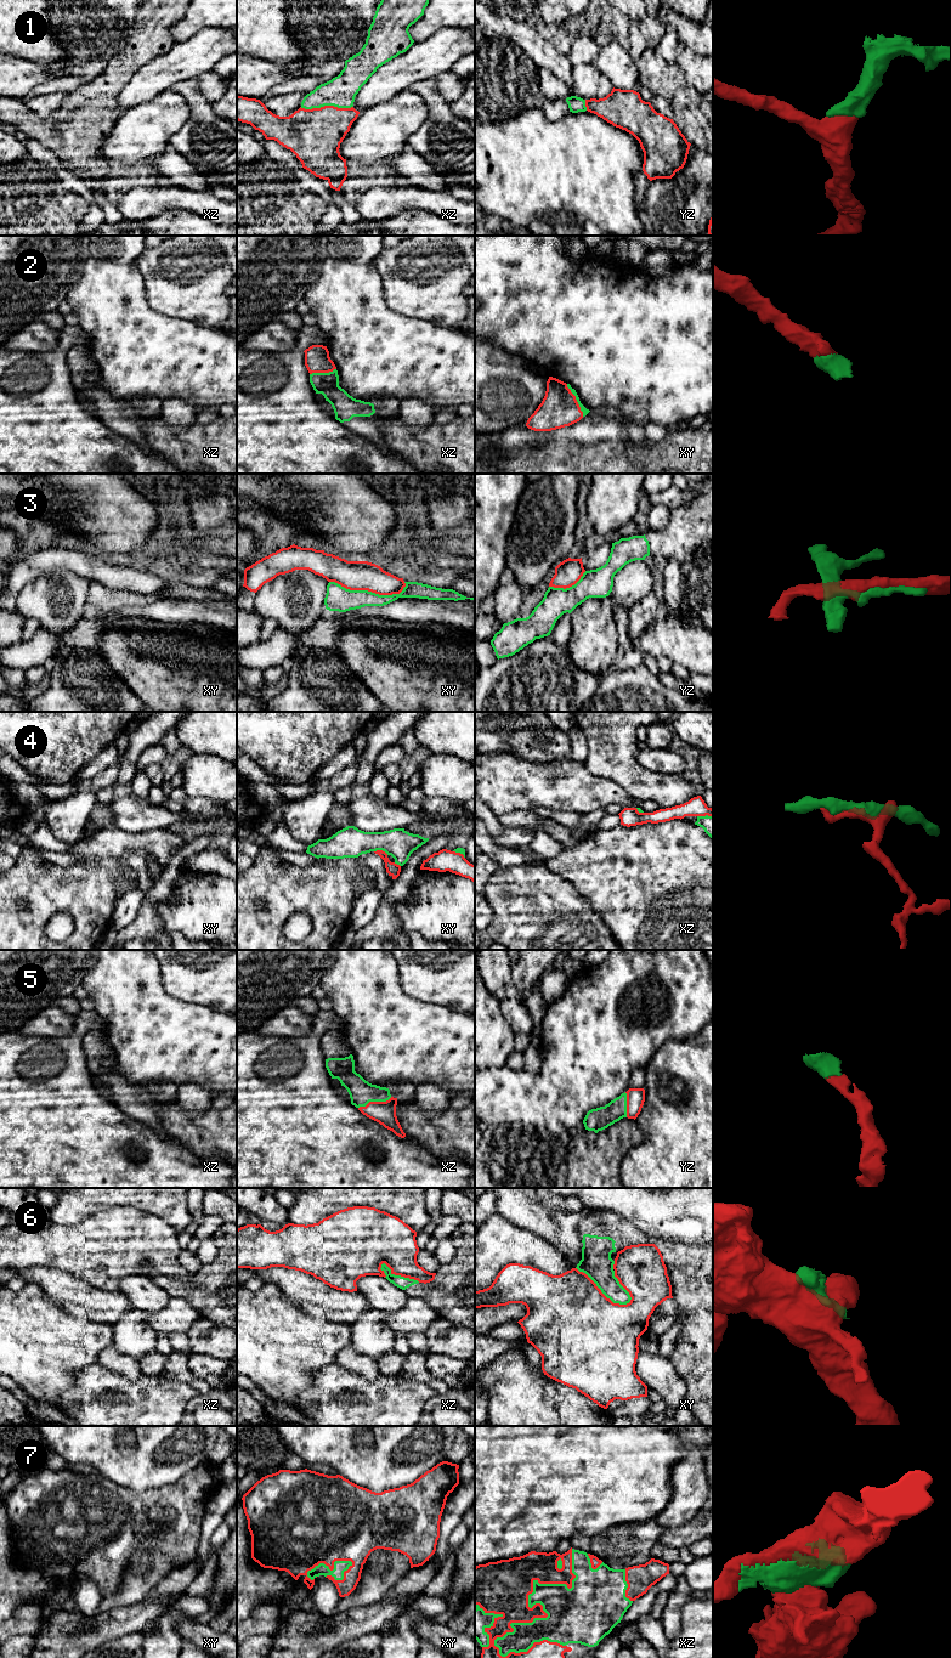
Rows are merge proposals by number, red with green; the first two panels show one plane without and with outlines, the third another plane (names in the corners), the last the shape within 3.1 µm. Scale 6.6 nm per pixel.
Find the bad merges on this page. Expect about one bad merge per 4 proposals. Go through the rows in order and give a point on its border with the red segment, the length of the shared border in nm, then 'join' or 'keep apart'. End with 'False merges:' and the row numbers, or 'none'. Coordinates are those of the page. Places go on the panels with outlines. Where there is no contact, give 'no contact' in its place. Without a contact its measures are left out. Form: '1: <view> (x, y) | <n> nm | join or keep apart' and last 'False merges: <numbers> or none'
1: xz (326, 106) | 360 nm | join
2: xy (576, 400) | 240 nm | join
3: xy (368, 590) | 500 nm | keep apart
4: xy (381, 850) | 100 nm | keep apart
5: xz (374, 1102) | 240 nm | join
6: xy (601, 1292) | 440 nm | keep apart
7: xz (528, 1607) | 850 nm | join
False merges: 3, 4, 6

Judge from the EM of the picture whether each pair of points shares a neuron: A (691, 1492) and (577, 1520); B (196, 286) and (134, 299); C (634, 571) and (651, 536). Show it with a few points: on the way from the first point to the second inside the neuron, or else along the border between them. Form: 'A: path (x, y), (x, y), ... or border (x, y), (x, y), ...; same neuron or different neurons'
A: border (671, 1467), (672, 1495), (669, 1503), (655, 1518); different neurons
B: border (140, 269), (147, 303), (167, 316); different neurons
C: border (643, 559), (627, 562), (615, 573); different neurons

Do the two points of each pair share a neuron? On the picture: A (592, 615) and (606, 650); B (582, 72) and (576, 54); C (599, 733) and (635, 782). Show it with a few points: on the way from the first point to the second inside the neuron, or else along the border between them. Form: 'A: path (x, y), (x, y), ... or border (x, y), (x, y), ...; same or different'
A: path (593, 623), (594, 638), (598, 641); same
B: border (593, 62), (581, 62), (573, 66); different
C: path (611, 745), (612, 754), (627, 770); same

